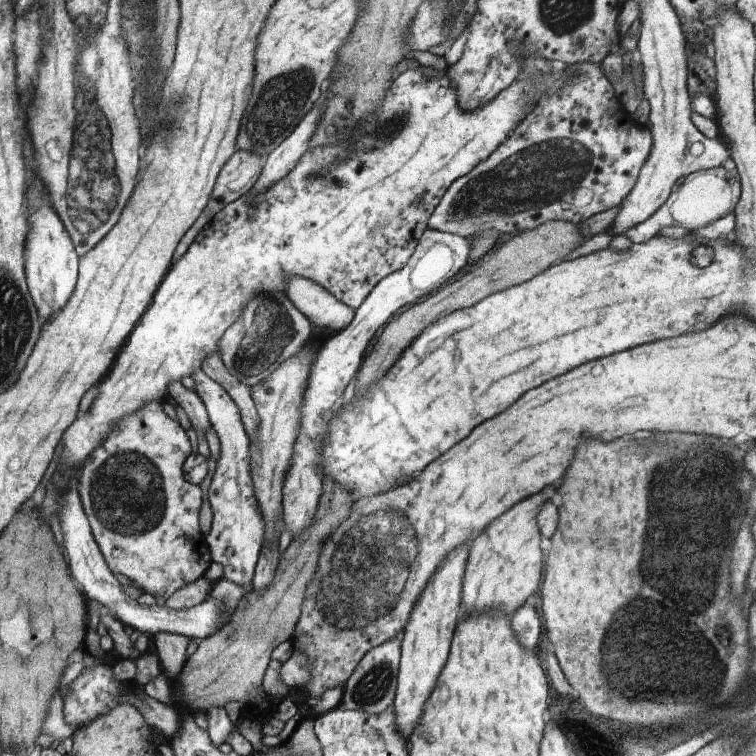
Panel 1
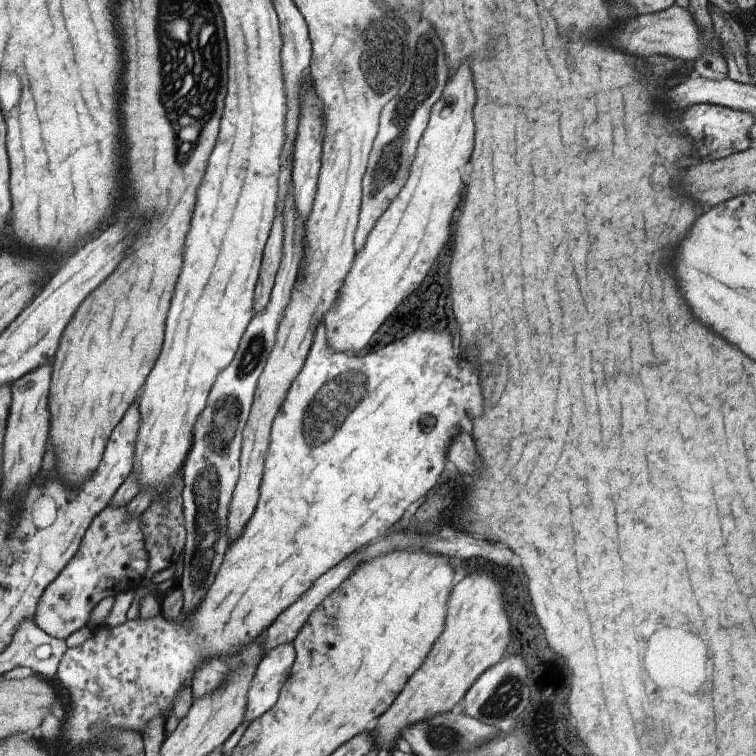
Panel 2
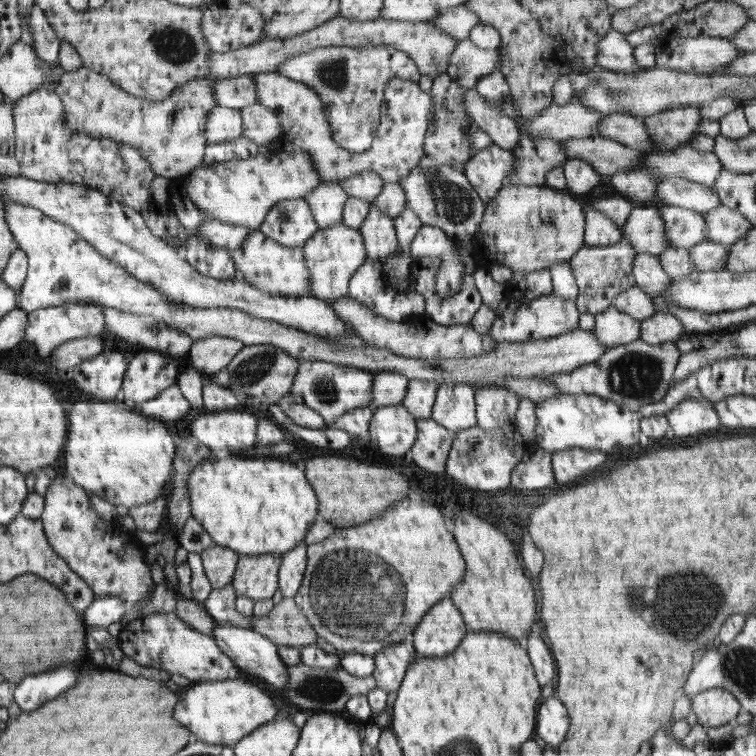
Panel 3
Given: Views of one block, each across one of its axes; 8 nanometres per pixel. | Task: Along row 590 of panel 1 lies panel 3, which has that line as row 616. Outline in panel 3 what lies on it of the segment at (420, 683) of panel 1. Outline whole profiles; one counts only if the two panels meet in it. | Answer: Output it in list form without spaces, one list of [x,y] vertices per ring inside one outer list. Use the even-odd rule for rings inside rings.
[[[450,596],[438,601],[438,606],[434,606],[434,610],[426,614],[426,618],[421,618],[422,626],[414,630],[414,646],[417,647],[418,654],[422,654],[423,657],[445,657],[453,653],[466,634],[466,626],[462,622],[462,617],[458,608],[452,604]]]

